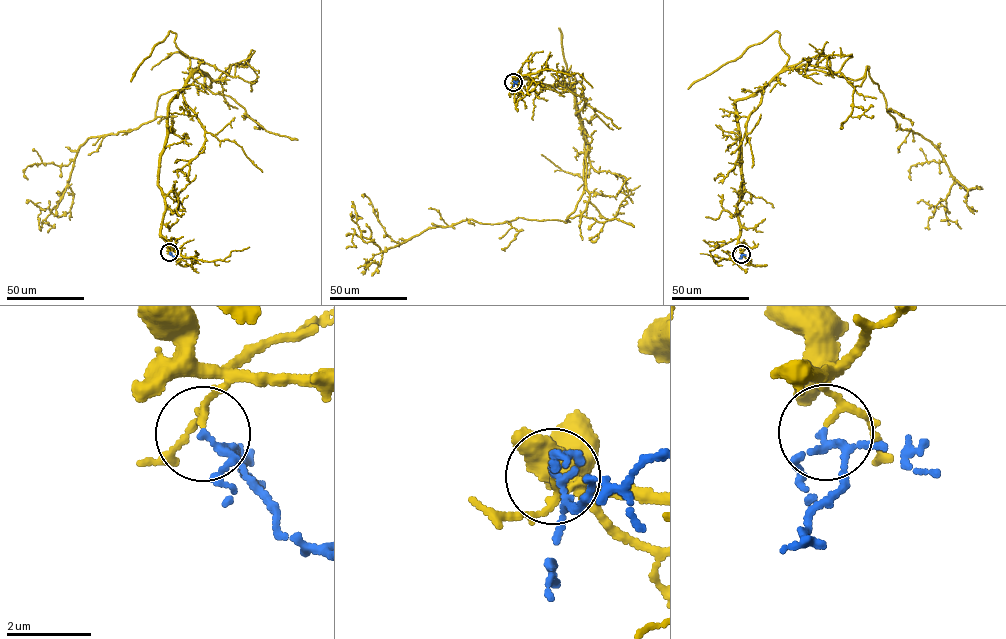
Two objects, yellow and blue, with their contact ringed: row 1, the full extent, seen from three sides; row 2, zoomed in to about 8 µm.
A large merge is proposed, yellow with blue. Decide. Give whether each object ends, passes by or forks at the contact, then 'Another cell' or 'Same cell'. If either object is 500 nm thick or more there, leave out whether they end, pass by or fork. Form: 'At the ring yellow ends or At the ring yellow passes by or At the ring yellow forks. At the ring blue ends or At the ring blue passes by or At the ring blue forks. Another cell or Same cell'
At the ring yellow passes by. At the ring blue forks. Same cell

